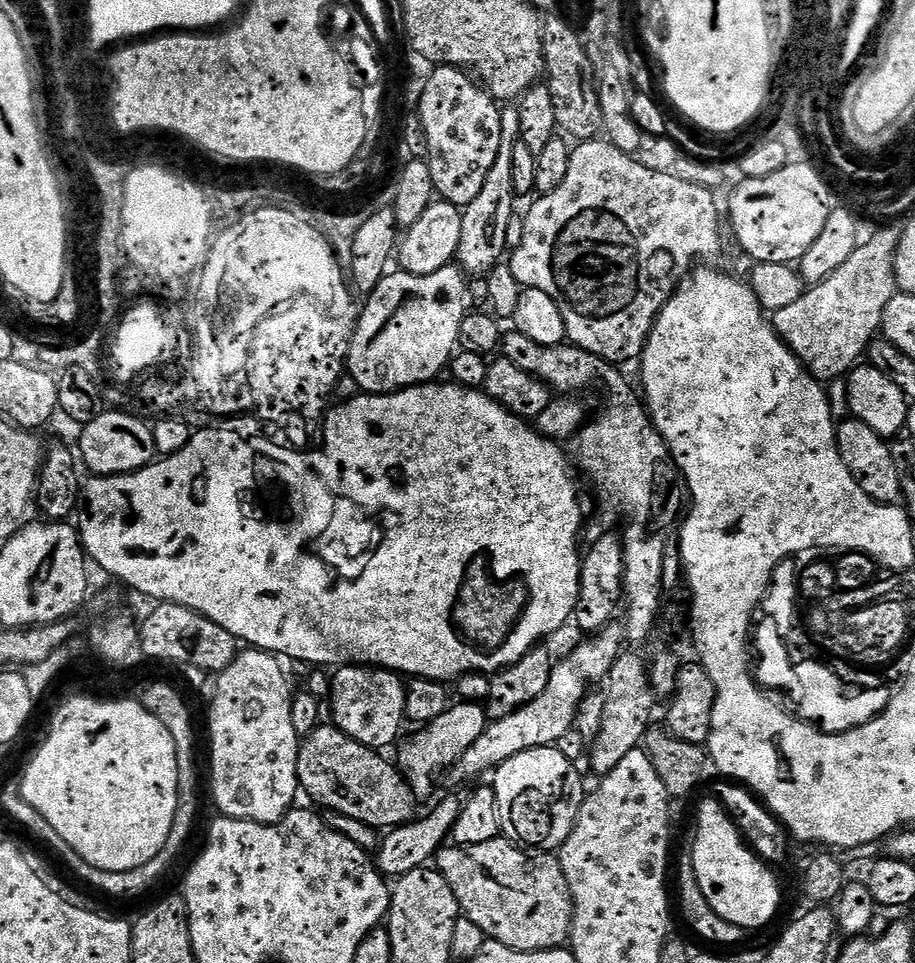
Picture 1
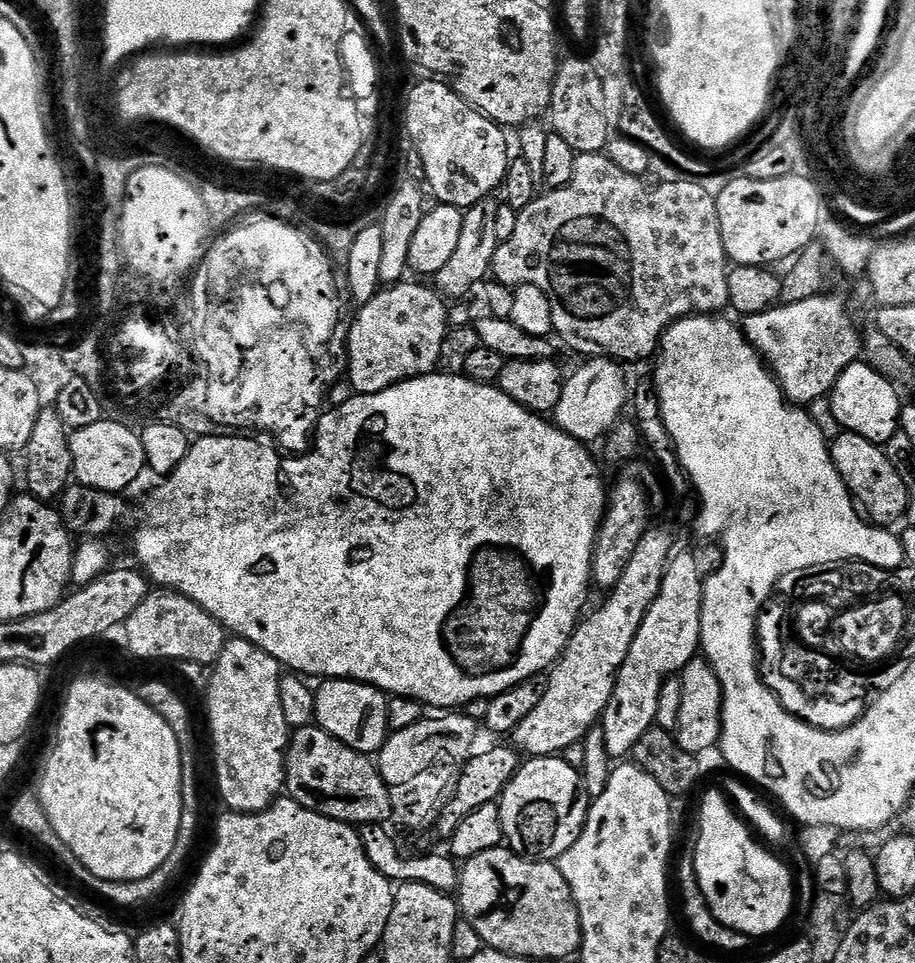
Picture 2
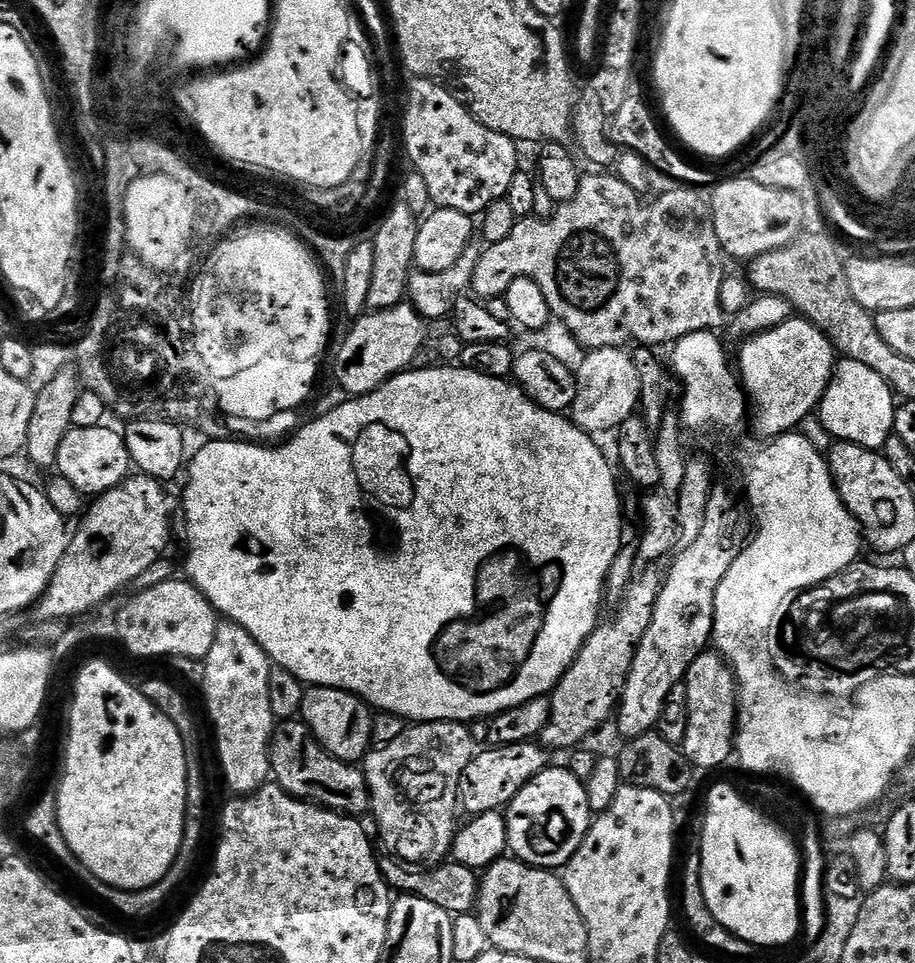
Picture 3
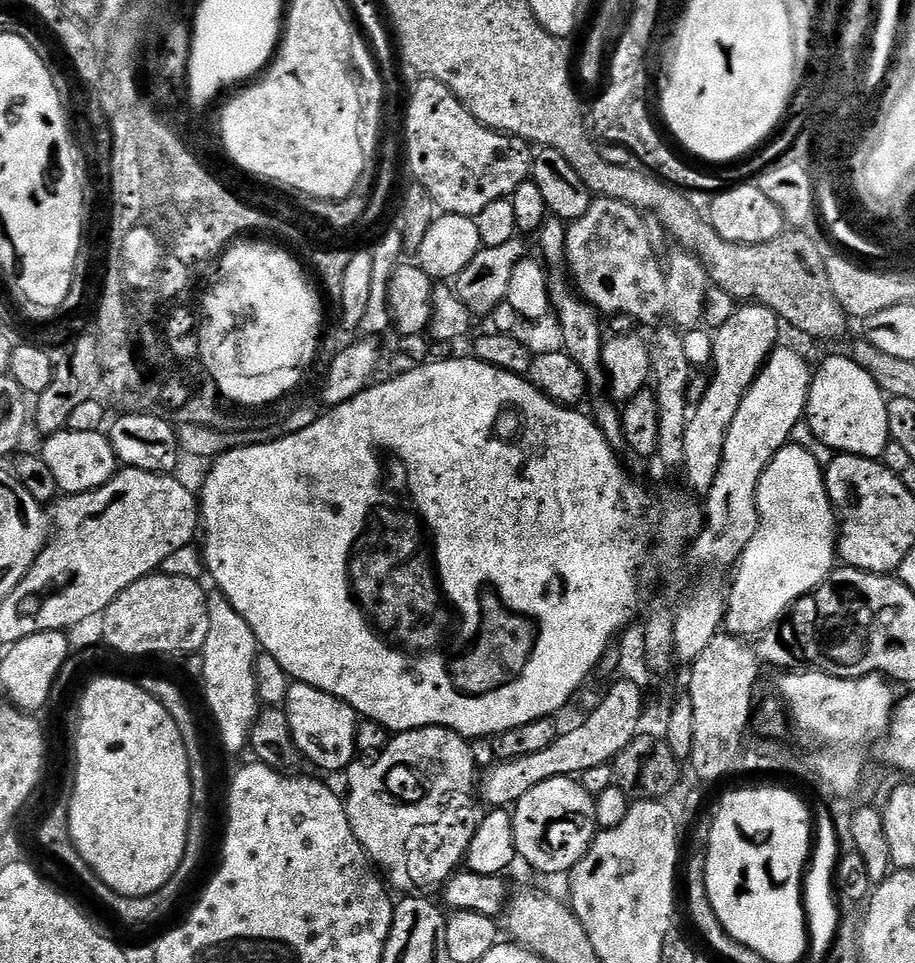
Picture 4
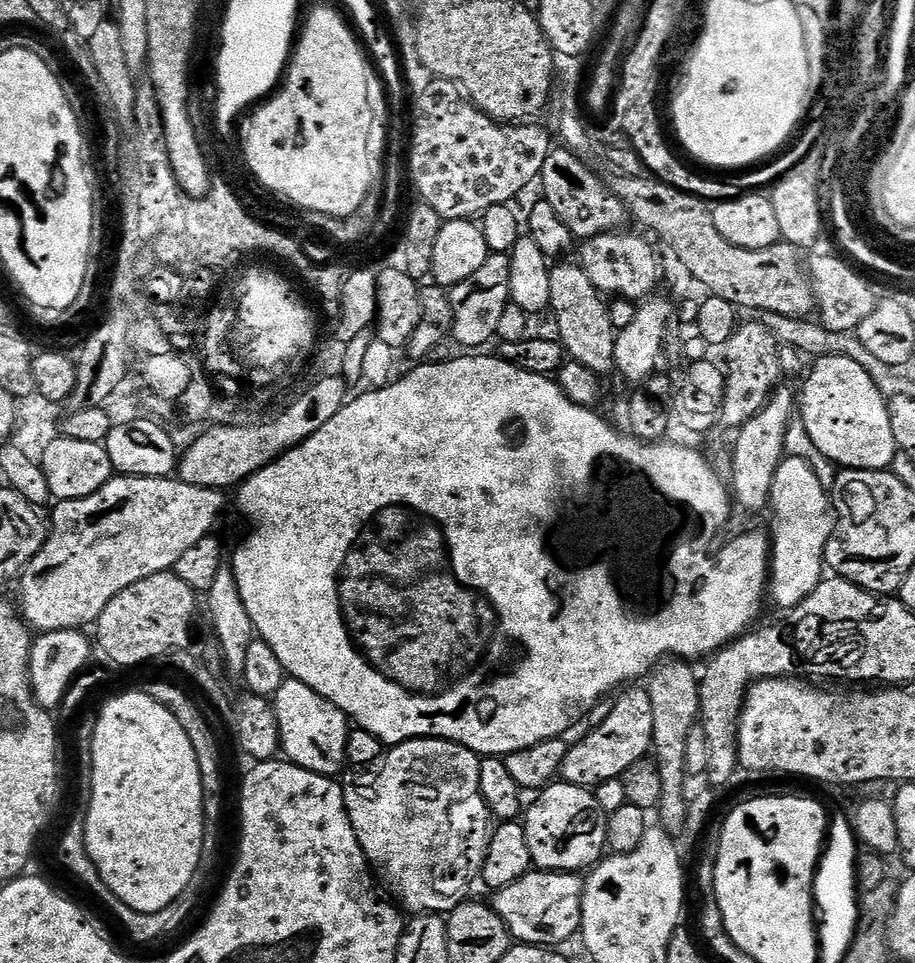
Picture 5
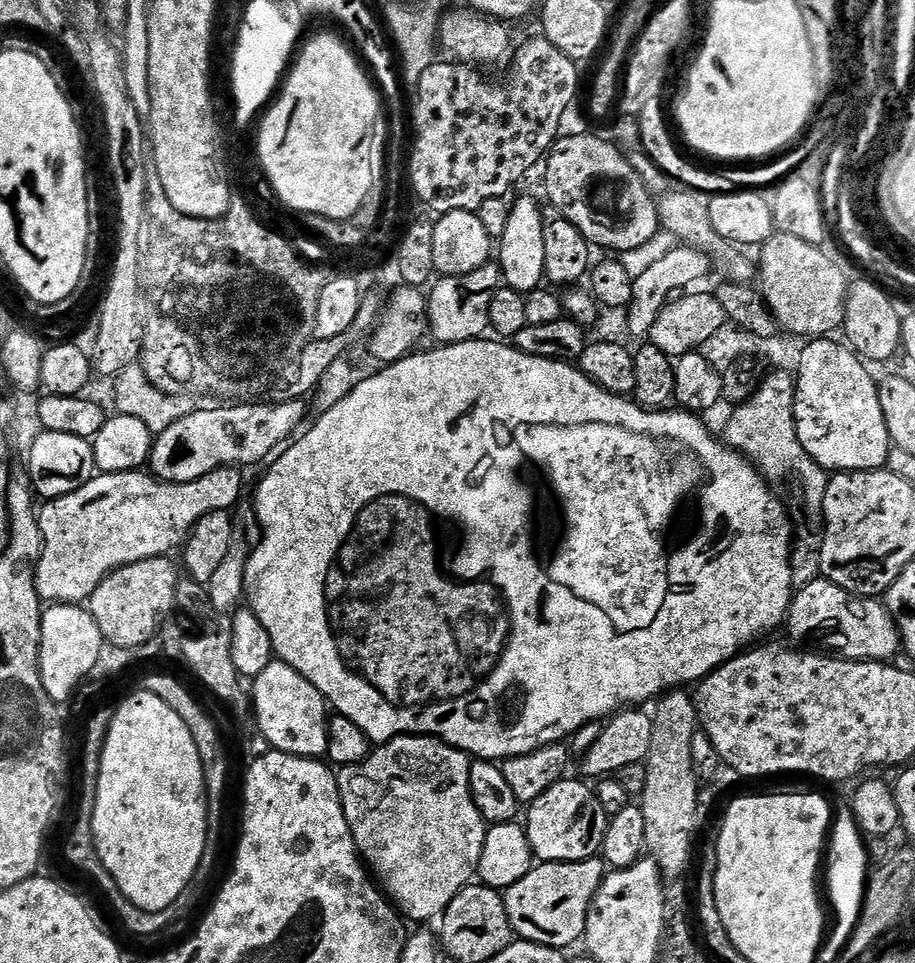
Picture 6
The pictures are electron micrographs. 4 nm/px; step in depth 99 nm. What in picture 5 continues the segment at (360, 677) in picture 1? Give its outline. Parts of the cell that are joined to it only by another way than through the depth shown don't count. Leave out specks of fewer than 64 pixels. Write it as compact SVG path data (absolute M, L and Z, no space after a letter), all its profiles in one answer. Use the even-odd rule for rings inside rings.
M285 678L276 689L274 707L280 731L280 747L283 755L293 764L323 776L335 777L336 771L346 764L346 738L350 721L334 702L322 698L306 682Z

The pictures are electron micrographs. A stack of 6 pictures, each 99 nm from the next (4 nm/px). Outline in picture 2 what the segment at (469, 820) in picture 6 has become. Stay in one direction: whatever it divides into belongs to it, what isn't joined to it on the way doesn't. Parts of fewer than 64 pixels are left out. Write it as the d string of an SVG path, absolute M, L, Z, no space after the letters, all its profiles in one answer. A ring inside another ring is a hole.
M436 714L431 718L419 720L406 730L398 730L389 735L388 741L380 747L378 767L388 787L392 799L392 816L404 828L428 828L440 819L440 811L456 788L456 779L469 756L473 755L472 743L476 740L477 721L465 714Z

